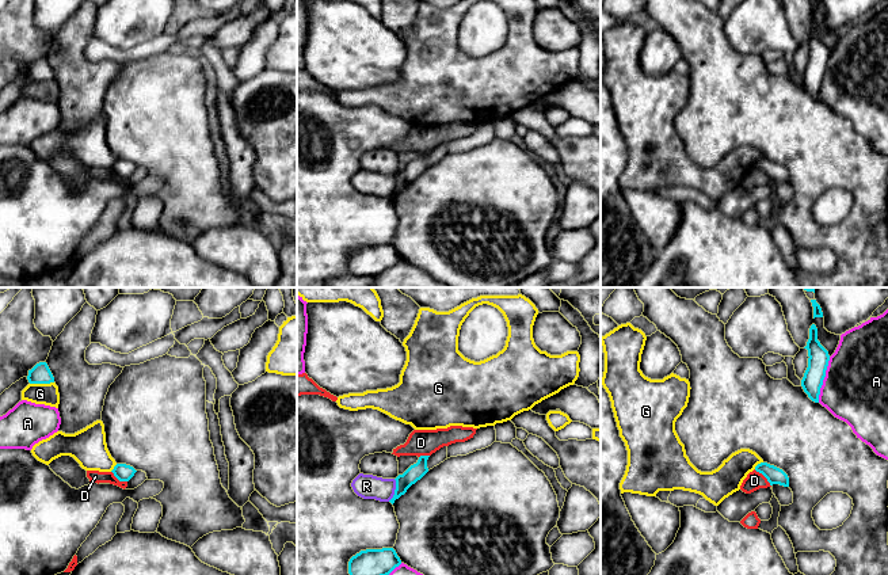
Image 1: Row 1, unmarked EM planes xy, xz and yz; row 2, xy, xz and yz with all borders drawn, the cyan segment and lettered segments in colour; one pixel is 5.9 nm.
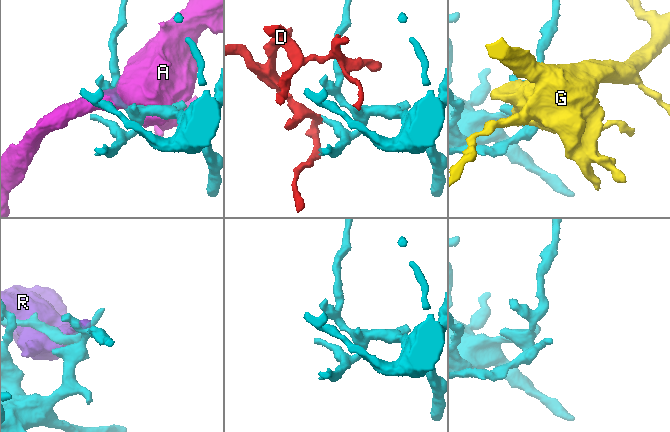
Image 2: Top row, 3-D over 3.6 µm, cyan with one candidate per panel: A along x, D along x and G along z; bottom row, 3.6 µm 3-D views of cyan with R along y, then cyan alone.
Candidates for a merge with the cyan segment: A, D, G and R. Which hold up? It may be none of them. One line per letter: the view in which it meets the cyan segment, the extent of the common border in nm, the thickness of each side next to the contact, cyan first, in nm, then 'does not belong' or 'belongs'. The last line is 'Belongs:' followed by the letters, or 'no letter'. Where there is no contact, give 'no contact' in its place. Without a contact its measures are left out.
A: yz | 280 nm | 120/380 nm | does not belong
D: yz | 140 nm | 100/110 nm | does not belong
G: xy | 140 nm | 120/130 nm | does not belong
R: xz | 140 nm | 100/140 nm | does not belong
Belongs: no letter

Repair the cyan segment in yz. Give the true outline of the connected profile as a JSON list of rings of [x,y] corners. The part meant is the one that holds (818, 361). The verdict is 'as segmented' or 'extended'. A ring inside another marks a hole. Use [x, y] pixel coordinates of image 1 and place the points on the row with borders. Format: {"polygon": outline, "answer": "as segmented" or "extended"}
{"polygon": [[[815,324],[809,328],[809,339],[807,346],[808,350],[808,368],[801,380],[801,386],[808,397],[819,403],[820,388],[826,377],[830,355],[828,351],[818,340],[818,328]]], "answer": "as segmented"}

